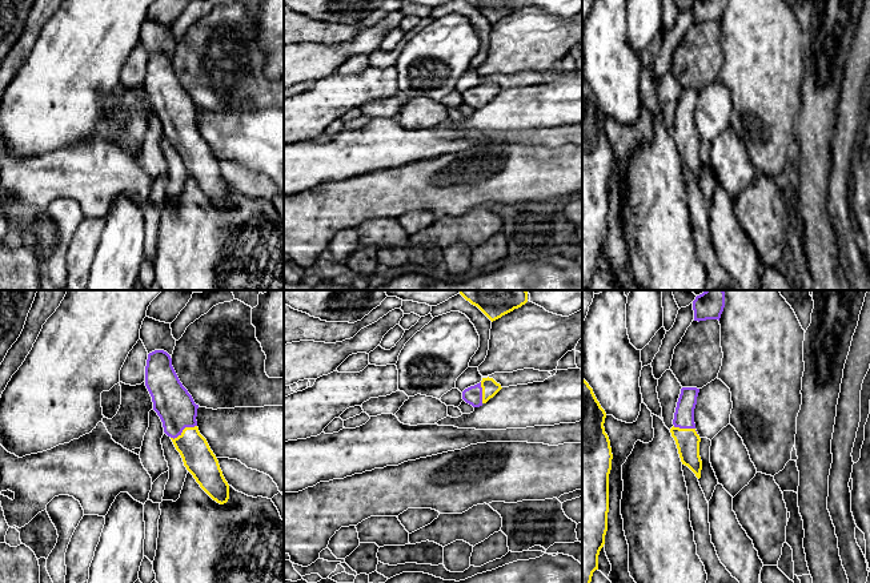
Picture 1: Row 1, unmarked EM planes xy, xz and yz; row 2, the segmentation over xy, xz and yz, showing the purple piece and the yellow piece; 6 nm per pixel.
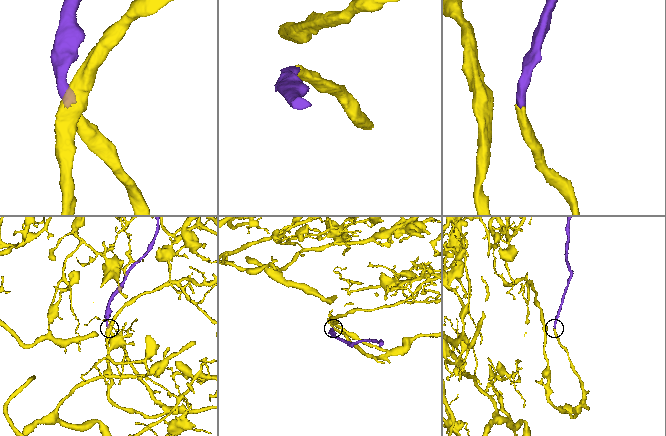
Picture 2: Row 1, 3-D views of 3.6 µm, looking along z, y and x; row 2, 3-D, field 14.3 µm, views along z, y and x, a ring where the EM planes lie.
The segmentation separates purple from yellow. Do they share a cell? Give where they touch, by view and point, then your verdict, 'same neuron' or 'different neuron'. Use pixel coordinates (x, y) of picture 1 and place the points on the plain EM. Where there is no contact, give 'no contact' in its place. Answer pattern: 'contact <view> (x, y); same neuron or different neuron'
contact xy (183, 131); same neuron

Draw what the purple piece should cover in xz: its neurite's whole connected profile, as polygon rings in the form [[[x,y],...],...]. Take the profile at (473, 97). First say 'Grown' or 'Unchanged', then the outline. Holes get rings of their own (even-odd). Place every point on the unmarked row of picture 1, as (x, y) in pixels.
Grown. [[[482,80],[480,85],[462,93],[462,101],[473,109],[480,109],[493,100],[501,91],[501,87],[493,80]]]

